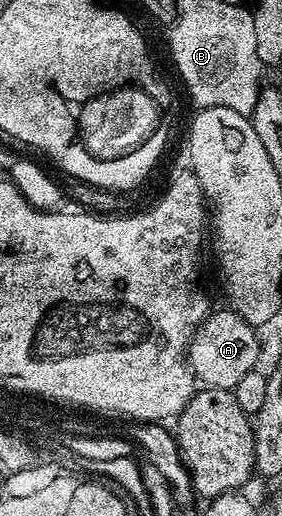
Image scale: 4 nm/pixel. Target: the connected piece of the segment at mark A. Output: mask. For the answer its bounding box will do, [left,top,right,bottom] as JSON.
[187,307,259,390]

